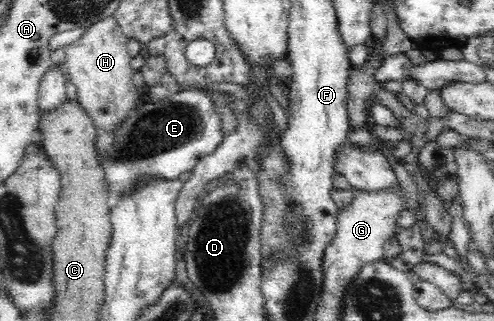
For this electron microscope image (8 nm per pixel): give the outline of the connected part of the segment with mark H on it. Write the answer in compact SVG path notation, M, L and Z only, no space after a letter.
M109 16L87 27L72 44L63 46L65 52L65 68L68 79L76 87L78 103L93 120L94 126L99 130L116 132L116 127L130 116L130 112L136 109L140 98L139 91L133 83L134 70L130 66L131 57L128 55L128 37L122 32L118 21Z

